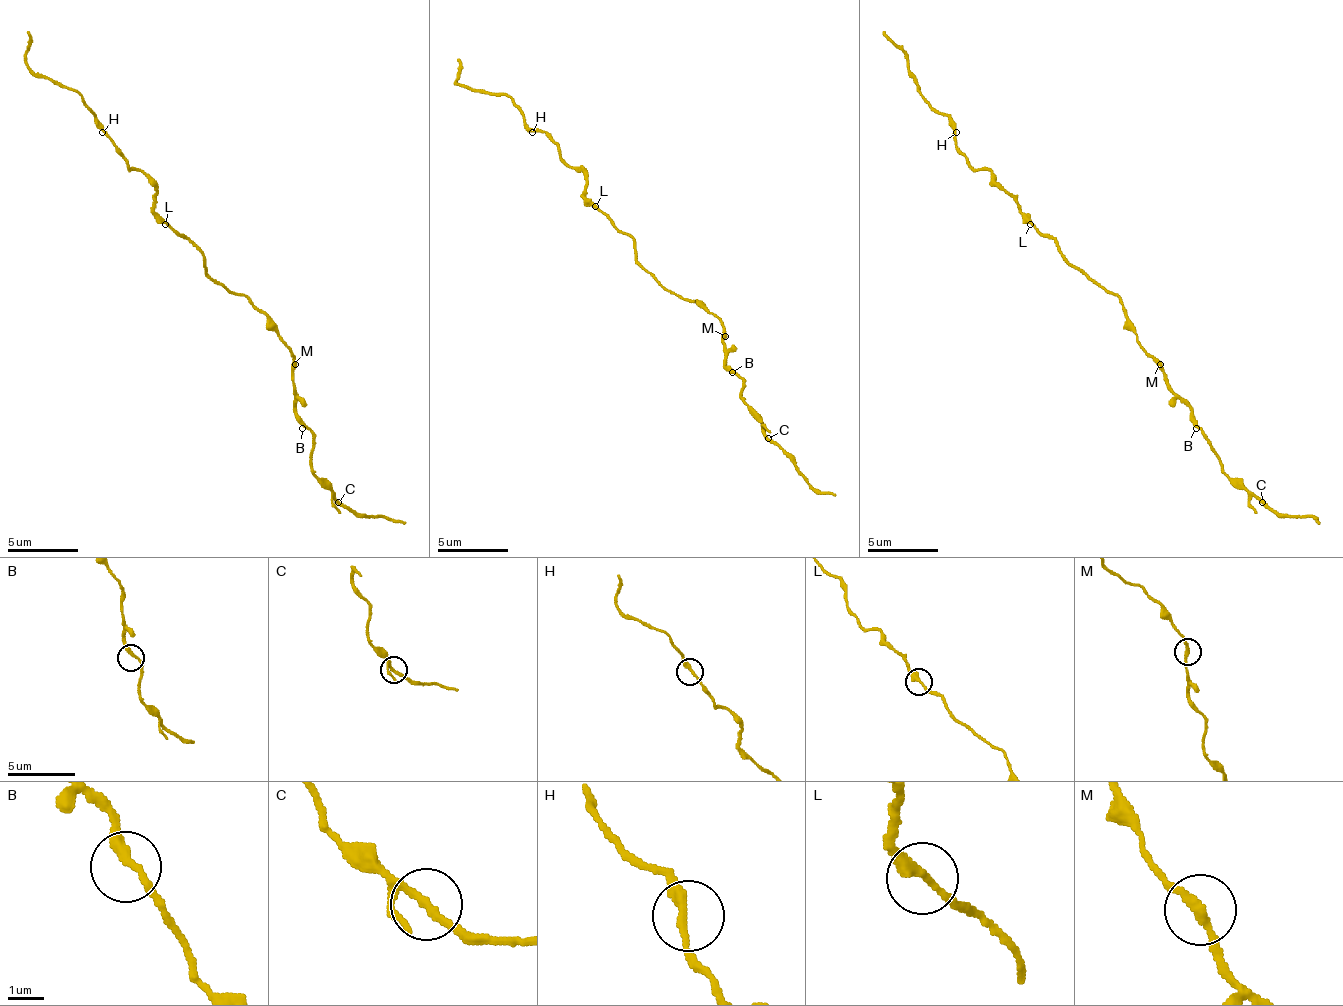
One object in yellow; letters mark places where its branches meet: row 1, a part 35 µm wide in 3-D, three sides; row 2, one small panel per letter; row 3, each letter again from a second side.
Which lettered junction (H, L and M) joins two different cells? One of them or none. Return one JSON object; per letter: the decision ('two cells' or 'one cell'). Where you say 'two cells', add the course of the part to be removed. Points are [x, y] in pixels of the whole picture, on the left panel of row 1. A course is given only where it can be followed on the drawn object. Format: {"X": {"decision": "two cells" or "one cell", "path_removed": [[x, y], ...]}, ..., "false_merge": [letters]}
{"H": {"decision": "one cell"}, "L": {"decision": "one cell"}, "M": {"decision": "one cell"}, "false_merge": []}

